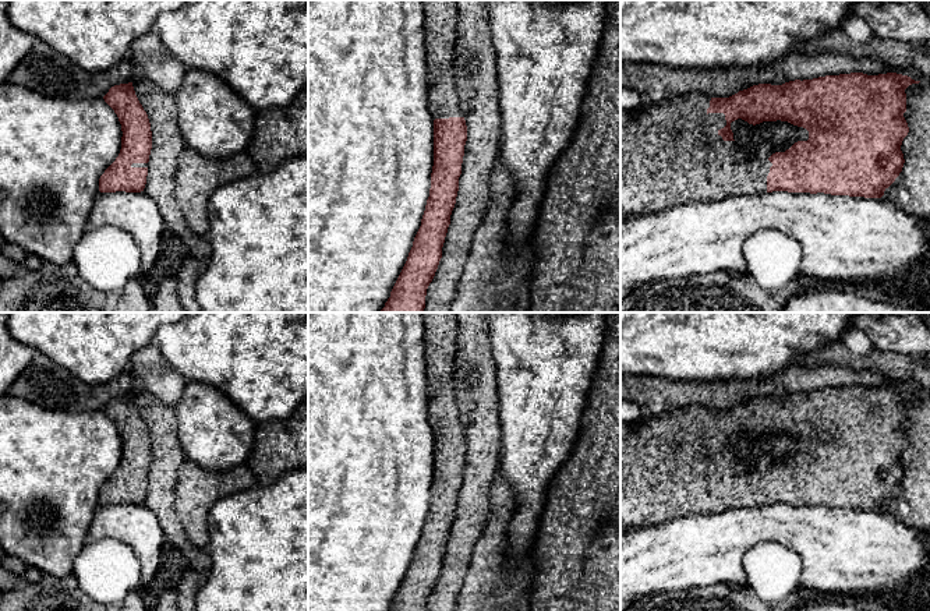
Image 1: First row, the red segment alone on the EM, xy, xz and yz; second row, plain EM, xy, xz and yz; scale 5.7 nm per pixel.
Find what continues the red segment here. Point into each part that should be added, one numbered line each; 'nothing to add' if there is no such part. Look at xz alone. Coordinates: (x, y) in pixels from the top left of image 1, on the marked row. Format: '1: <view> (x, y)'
1: xz (441, 16)

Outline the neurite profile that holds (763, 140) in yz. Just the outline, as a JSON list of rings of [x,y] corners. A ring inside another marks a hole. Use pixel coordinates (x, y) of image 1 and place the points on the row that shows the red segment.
[[[738,119],[731,123],[733,142],[747,156],[768,159],[775,152],[785,152],[798,141],[807,141],[809,131],[788,121],[763,121],[749,124]]]

